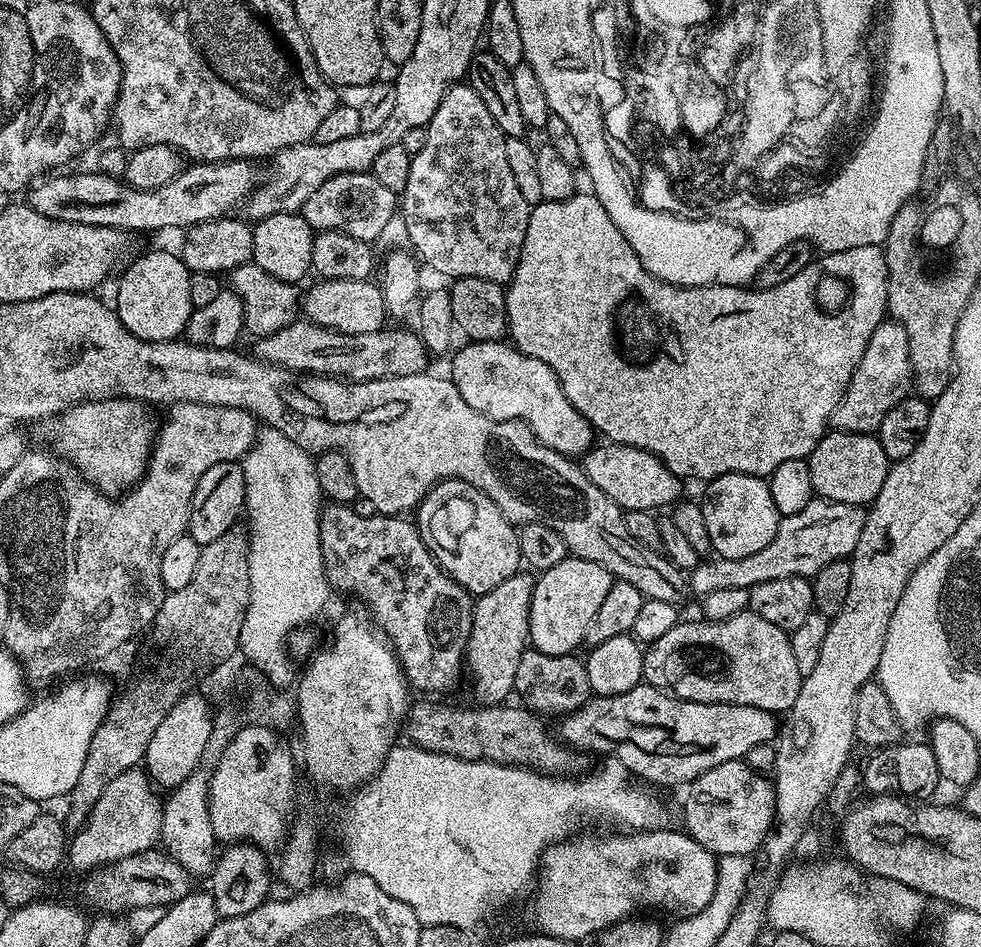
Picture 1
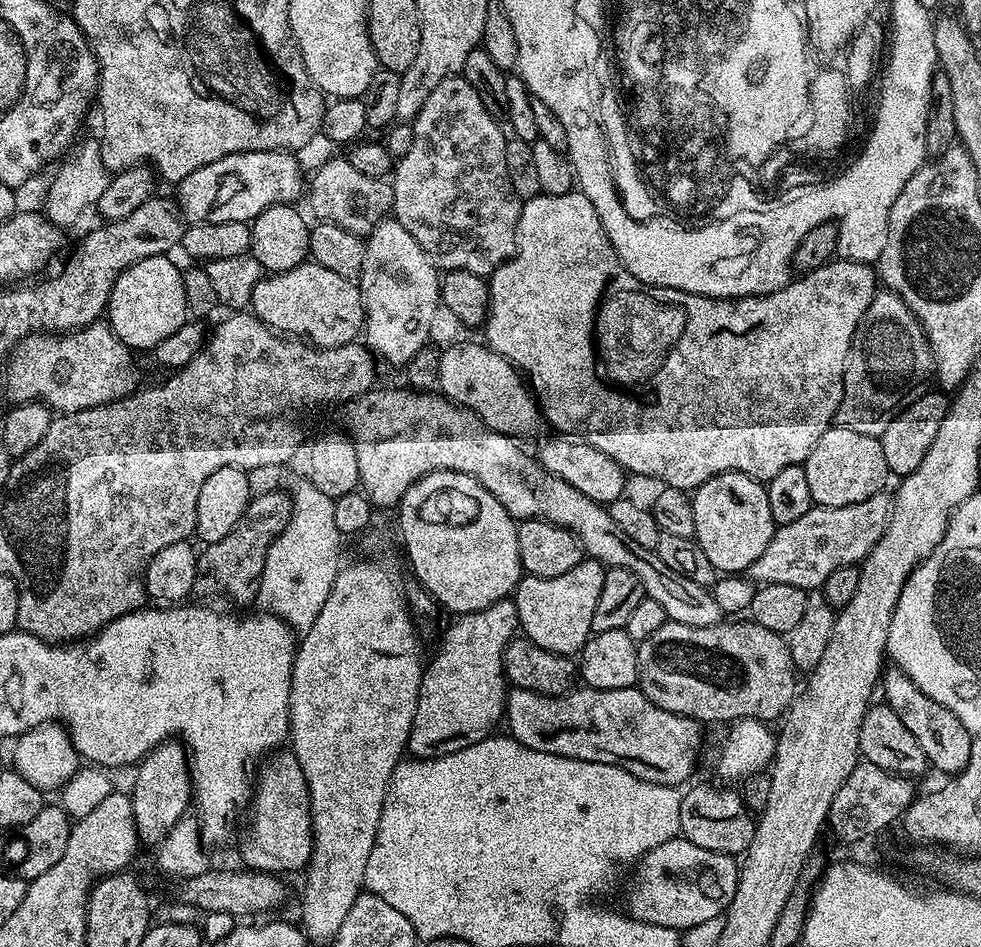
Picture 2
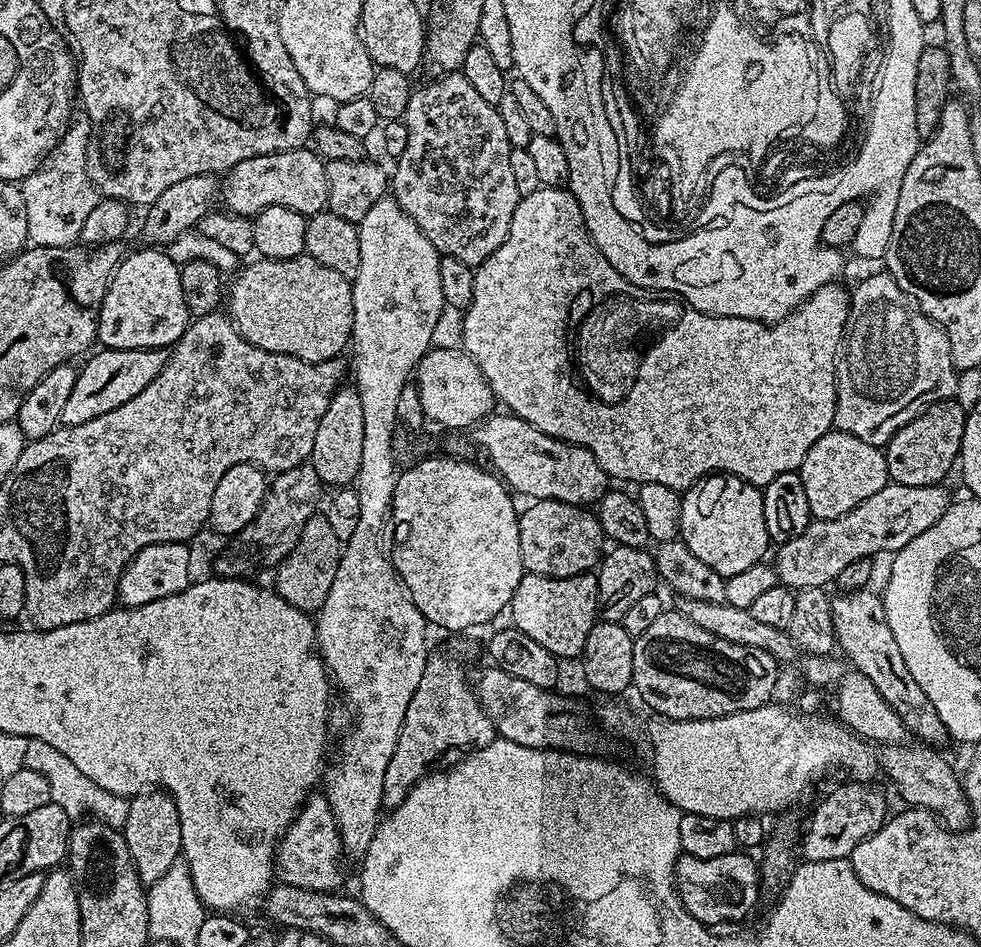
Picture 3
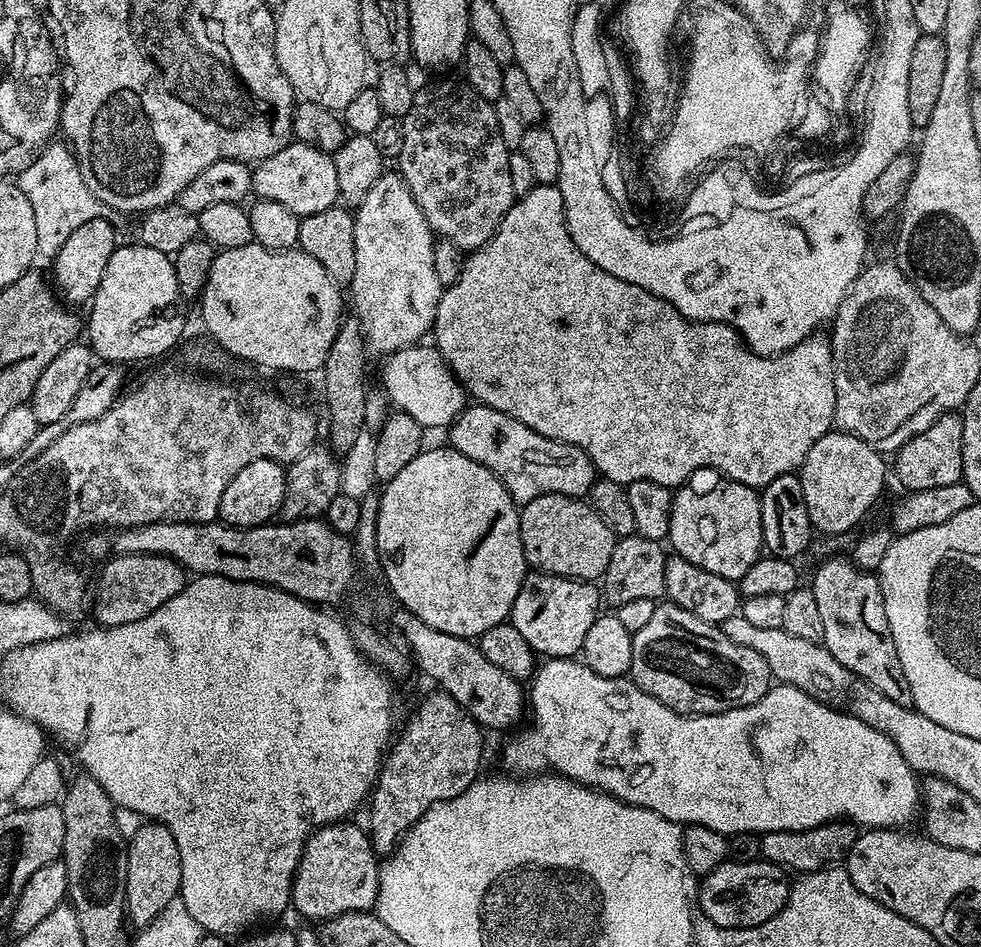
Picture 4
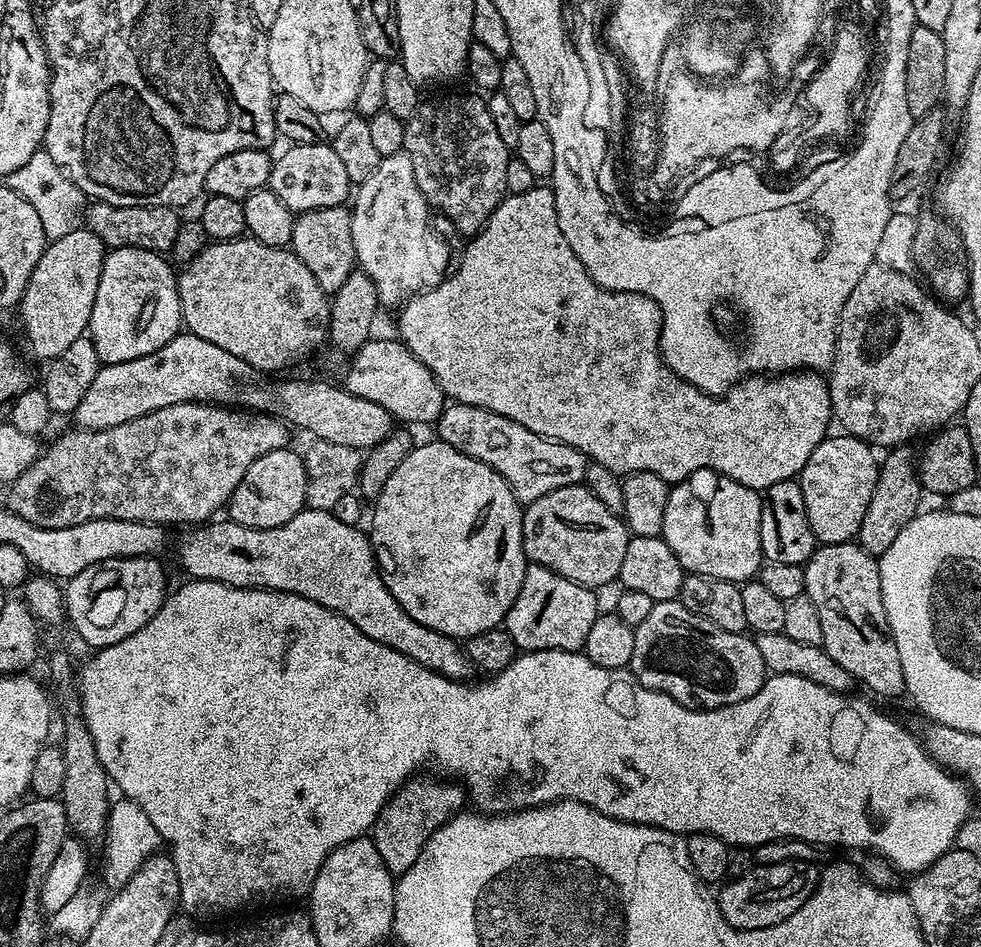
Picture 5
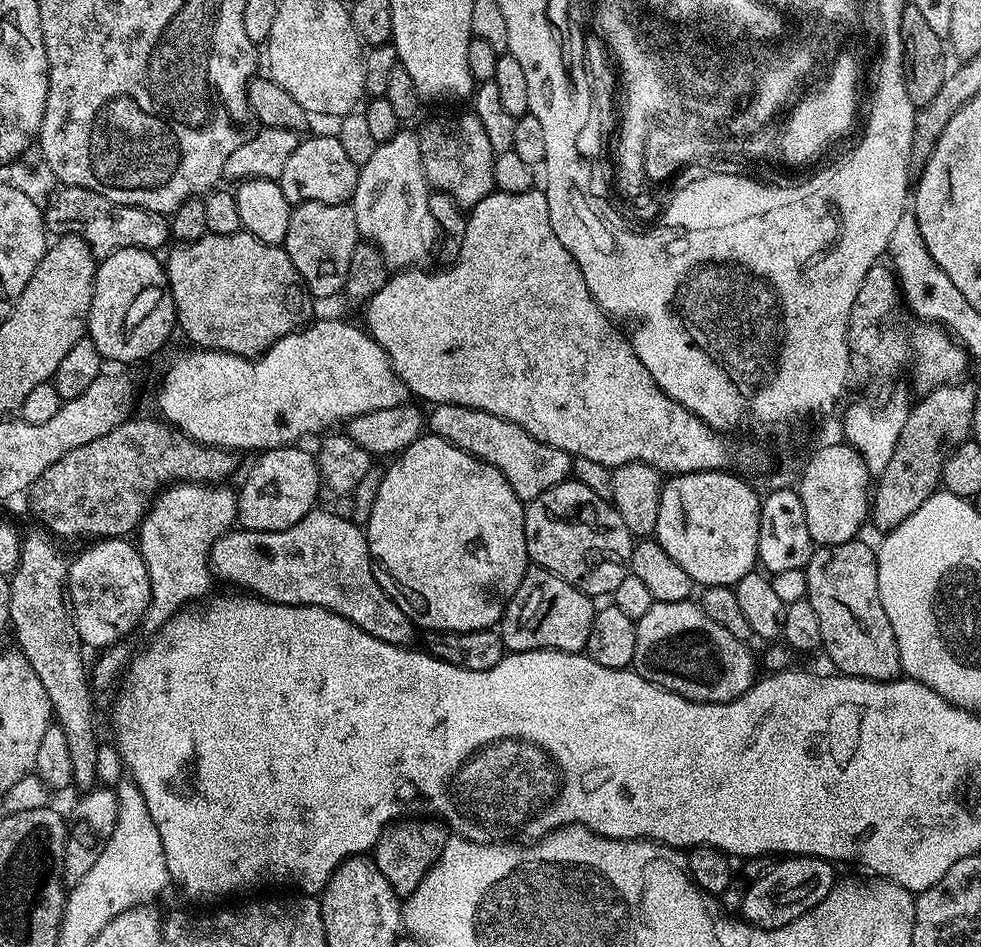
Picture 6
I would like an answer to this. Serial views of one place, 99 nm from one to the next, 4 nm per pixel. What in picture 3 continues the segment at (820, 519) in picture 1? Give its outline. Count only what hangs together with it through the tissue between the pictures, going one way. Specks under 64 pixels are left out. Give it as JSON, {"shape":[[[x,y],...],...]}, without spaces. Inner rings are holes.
{"shape":[[[888,483],[878,490],[878,494],[866,498],[854,510],[842,514],[833,520],[813,519],[802,534],[790,538],[785,544],[775,549],[776,578],[786,588],[824,588],[831,585],[842,574],[842,569],[850,566],[850,562],[858,562],[875,557],[875,552],[885,548],[888,554],[902,550],[918,534],[926,534],[942,514],[946,514],[950,497],[947,487],[934,486],[902,486]]]}

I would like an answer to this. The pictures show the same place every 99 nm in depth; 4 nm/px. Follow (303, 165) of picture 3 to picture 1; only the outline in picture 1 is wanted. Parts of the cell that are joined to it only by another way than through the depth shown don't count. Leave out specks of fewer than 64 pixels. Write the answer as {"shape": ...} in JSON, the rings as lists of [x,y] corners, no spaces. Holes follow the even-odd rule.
{"shape":[[[225,160],[218,164],[196,162],[188,167],[166,182],[166,186],[158,186],[154,190],[132,188],[123,179],[100,170],[76,172],[73,176],[53,175],[48,178],[53,180],[45,179],[40,182],[45,184],[37,183],[31,189],[32,197],[27,197],[26,203],[28,207],[38,210],[38,214],[46,214],[46,218],[121,228],[124,232],[139,234],[160,232],[163,228],[187,230],[198,222],[217,220],[220,216],[235,213],[235,208],[239,204],[241,207],[258,187],[257,165],[247,160]]]}

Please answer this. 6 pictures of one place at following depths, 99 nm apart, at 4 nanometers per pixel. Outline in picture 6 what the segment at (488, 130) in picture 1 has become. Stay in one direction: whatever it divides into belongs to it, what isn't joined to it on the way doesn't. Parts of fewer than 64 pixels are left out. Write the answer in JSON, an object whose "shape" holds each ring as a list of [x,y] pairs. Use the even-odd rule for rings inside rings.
{"shape":[[[471,111],[464,112],[461,116],[440,116],[437,120],[428,120],[421,128],[418,128],[420,149],[422,150],[422,168],[424,176],[428,180],[429,189],[450,194],[454,202],[458,202],[461,208],[471,210],[482,198],[486,198],[491,192],[496,191],[494,182],[494,162],[496,152],[490,146],[490,137],[486,134],[486,126]]]}

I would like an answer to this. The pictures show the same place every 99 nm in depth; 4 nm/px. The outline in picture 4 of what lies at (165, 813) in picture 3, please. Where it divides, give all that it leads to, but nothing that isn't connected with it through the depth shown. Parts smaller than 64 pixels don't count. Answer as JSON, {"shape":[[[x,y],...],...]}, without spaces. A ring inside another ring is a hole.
{"shape":[[[141,823],[139,830],[127,841],[126,851],[126,920],[133,929],[141,930],[152,922],[167,904],[180,895],[182,862],[178,842],[165,824]],[[133,924],[133,925],[132,925]],[[135,927],[135,928],[134,928]]]}

